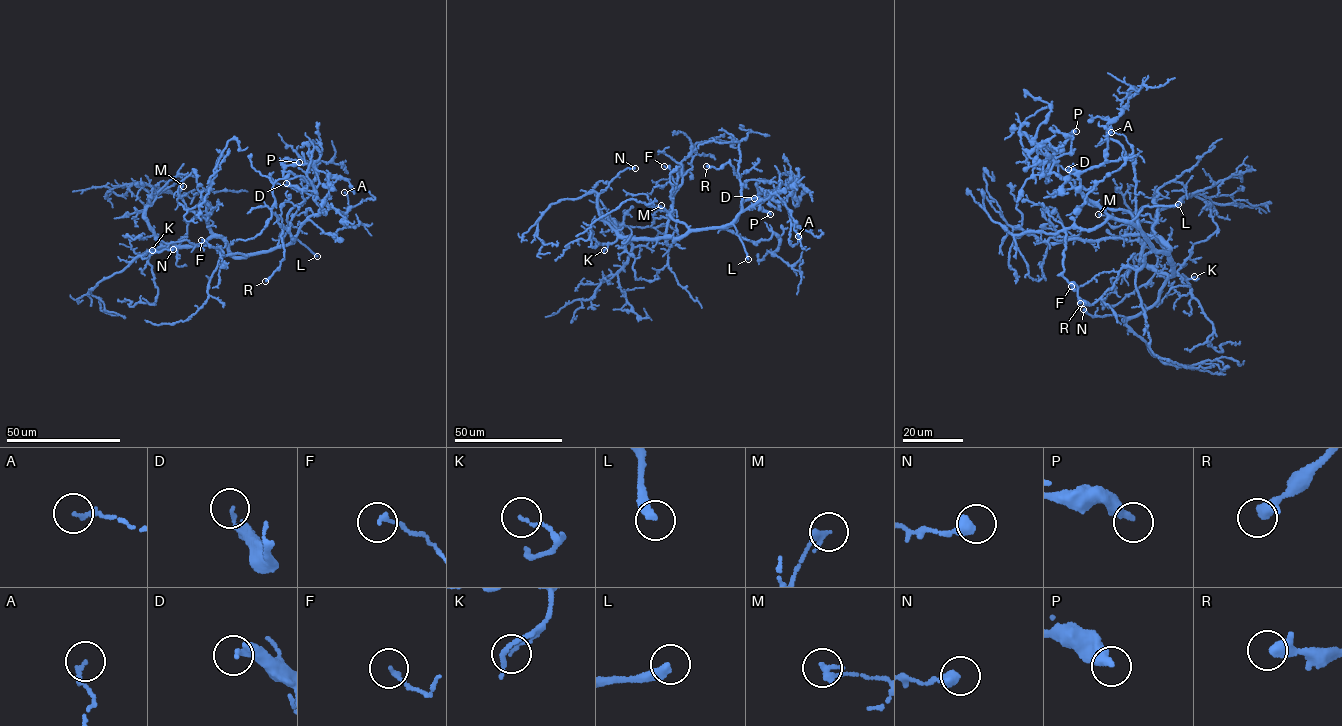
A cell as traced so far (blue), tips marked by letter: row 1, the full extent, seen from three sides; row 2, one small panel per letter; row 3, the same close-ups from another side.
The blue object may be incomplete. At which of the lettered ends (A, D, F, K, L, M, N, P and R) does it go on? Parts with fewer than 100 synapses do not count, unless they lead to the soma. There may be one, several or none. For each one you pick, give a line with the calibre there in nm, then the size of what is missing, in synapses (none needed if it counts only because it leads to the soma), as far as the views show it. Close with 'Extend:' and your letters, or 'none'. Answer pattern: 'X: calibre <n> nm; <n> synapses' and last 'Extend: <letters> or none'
L: calibre 300 nm
Extend: L

